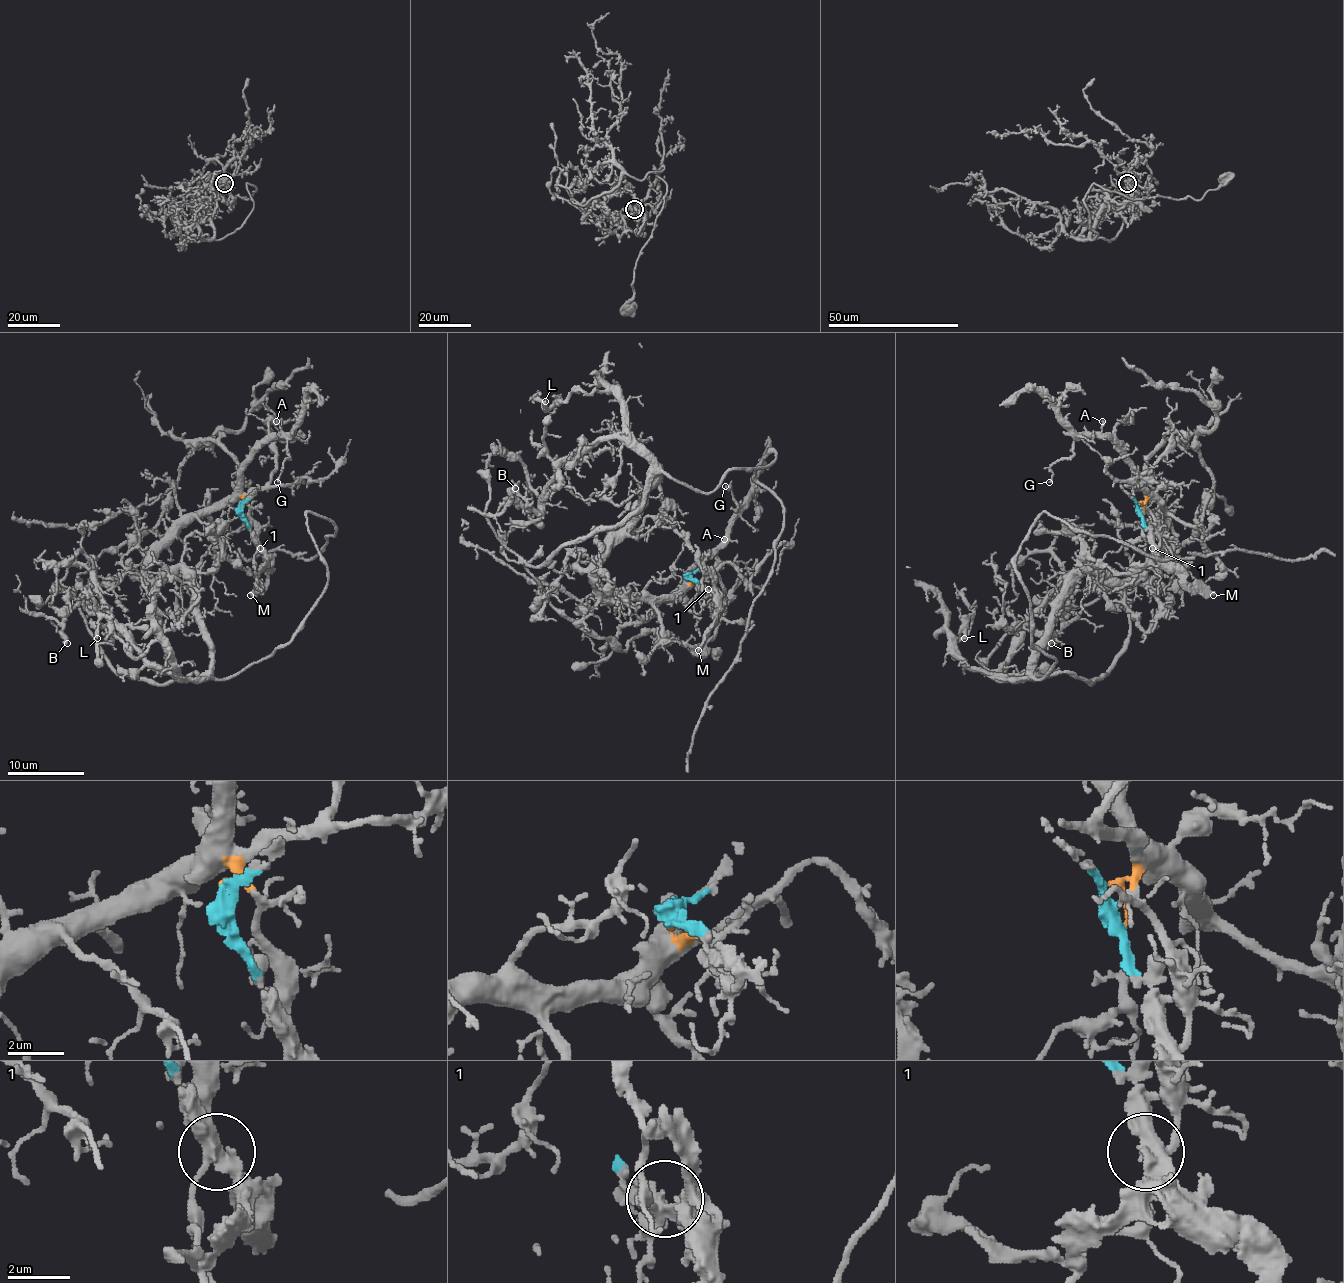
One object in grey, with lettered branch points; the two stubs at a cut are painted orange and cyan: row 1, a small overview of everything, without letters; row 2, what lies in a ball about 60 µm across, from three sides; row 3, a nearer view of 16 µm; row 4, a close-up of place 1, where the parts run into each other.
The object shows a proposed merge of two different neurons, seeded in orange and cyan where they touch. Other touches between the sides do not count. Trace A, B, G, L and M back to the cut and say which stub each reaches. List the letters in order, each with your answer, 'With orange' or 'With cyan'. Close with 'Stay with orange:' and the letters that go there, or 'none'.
A: With orange
B: With orange
G: With orange
L: With orange
M: With cyan
Stay with orange: A, B, G, L

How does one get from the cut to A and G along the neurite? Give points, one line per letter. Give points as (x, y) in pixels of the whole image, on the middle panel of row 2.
A: (688, 580), (690, 581), (690, 574), (729, 539), (725, 539)
G: (688, 580), (690, 581), (690, 572), (727, 535), (729, 520), (736, 508), (731, 487), (727, 489), (725, 485)

